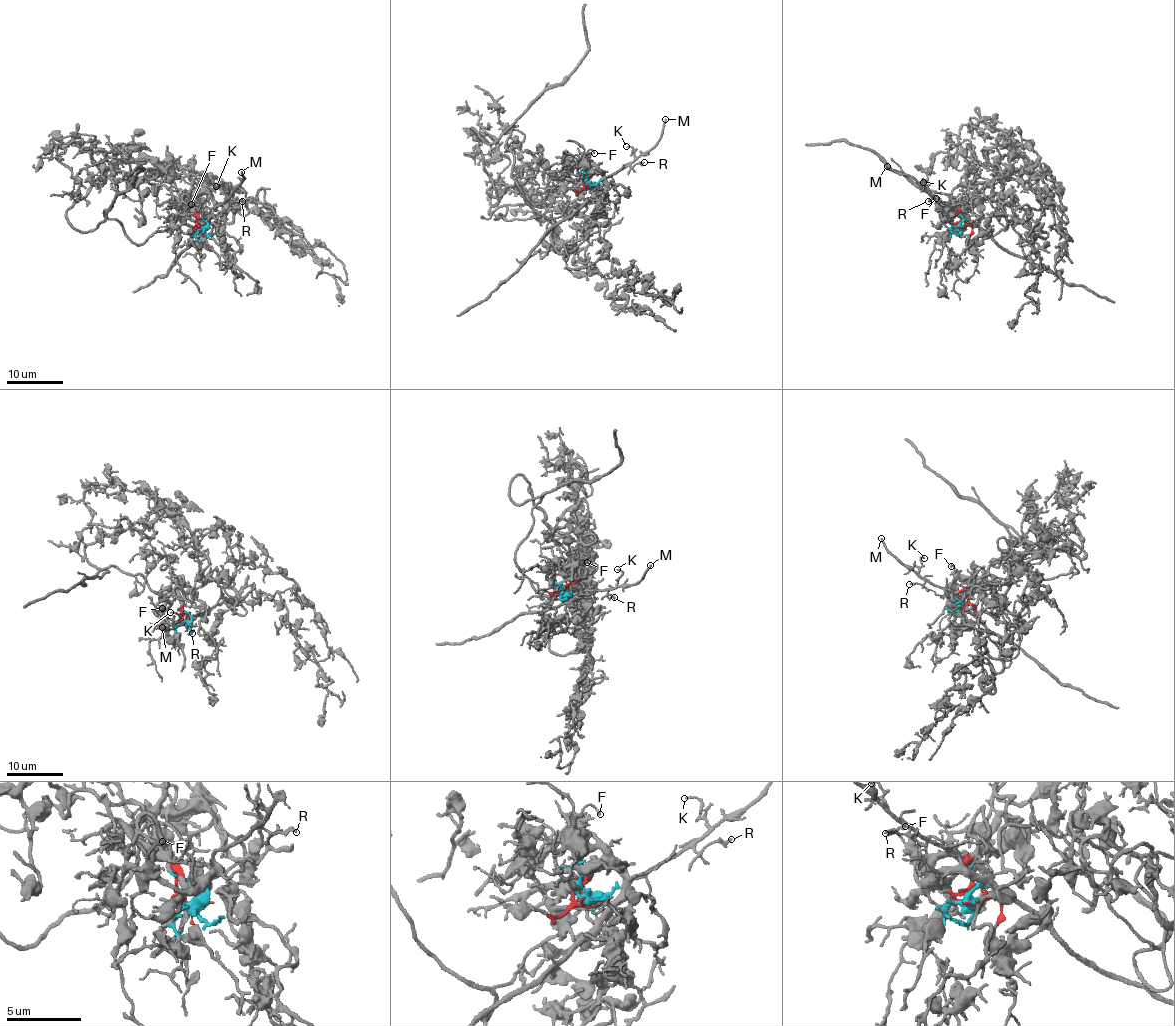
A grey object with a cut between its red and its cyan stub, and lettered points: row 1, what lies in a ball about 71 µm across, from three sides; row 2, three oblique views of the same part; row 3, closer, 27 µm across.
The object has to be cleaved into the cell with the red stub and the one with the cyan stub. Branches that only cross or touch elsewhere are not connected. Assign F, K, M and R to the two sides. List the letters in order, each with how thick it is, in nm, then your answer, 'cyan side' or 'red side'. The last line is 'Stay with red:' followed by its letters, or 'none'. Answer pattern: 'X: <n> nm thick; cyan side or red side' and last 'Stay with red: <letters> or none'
F: 110 nm thick; red side
K: 100 nm thick; red side
M: 180 nm thick; red side
R: 190 nm thick; red side
Stay with red: F, K, M, R

